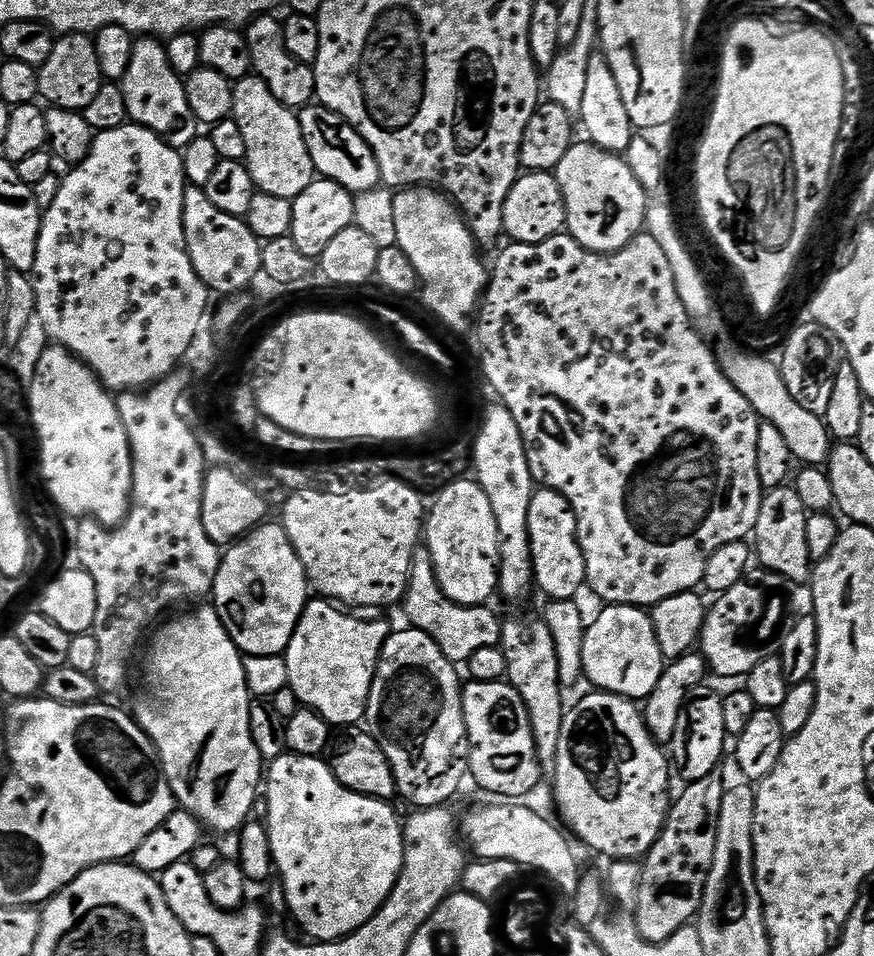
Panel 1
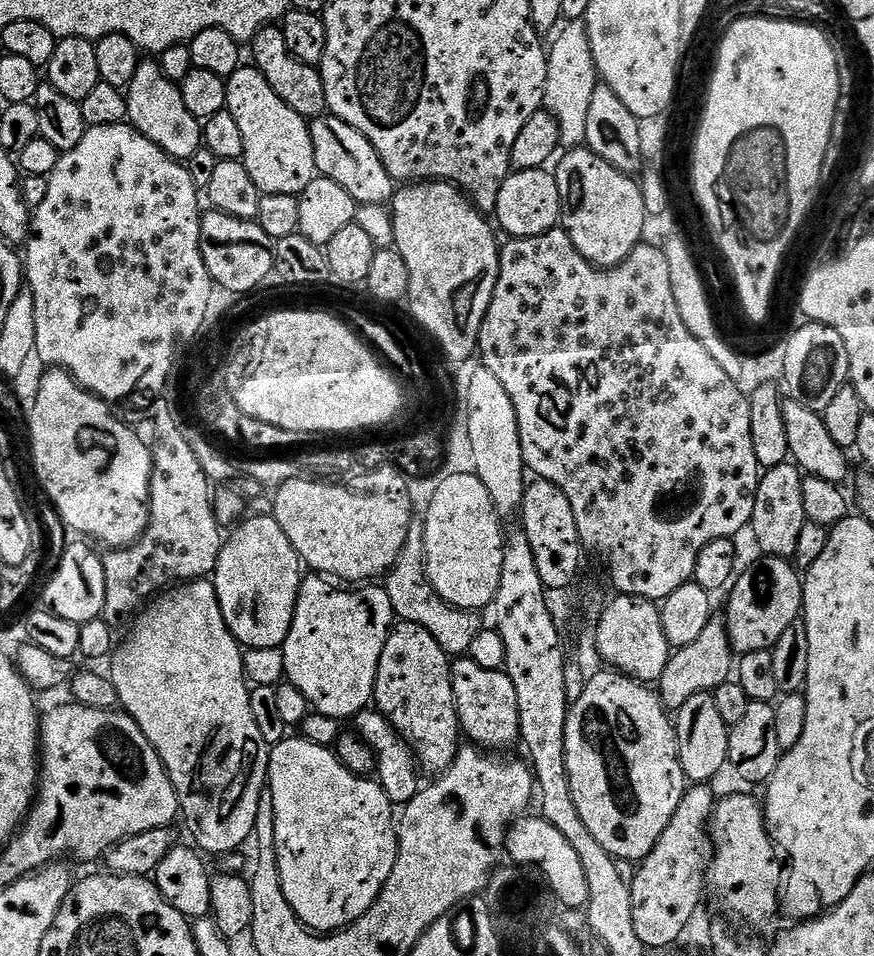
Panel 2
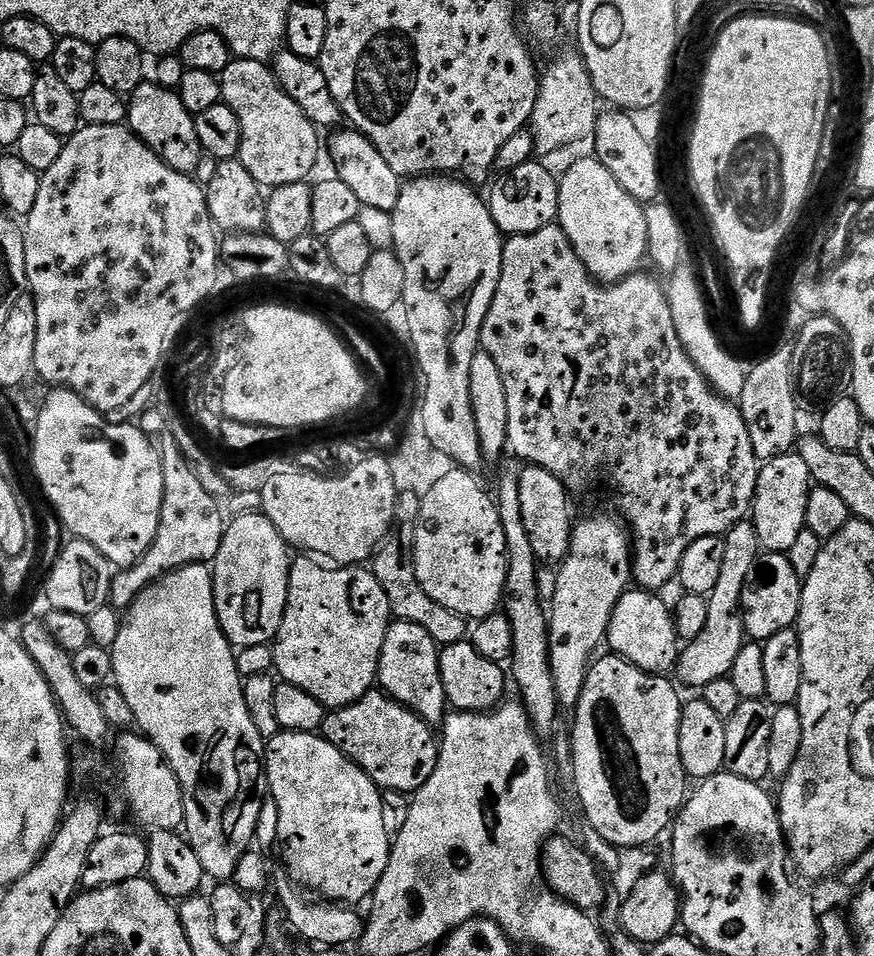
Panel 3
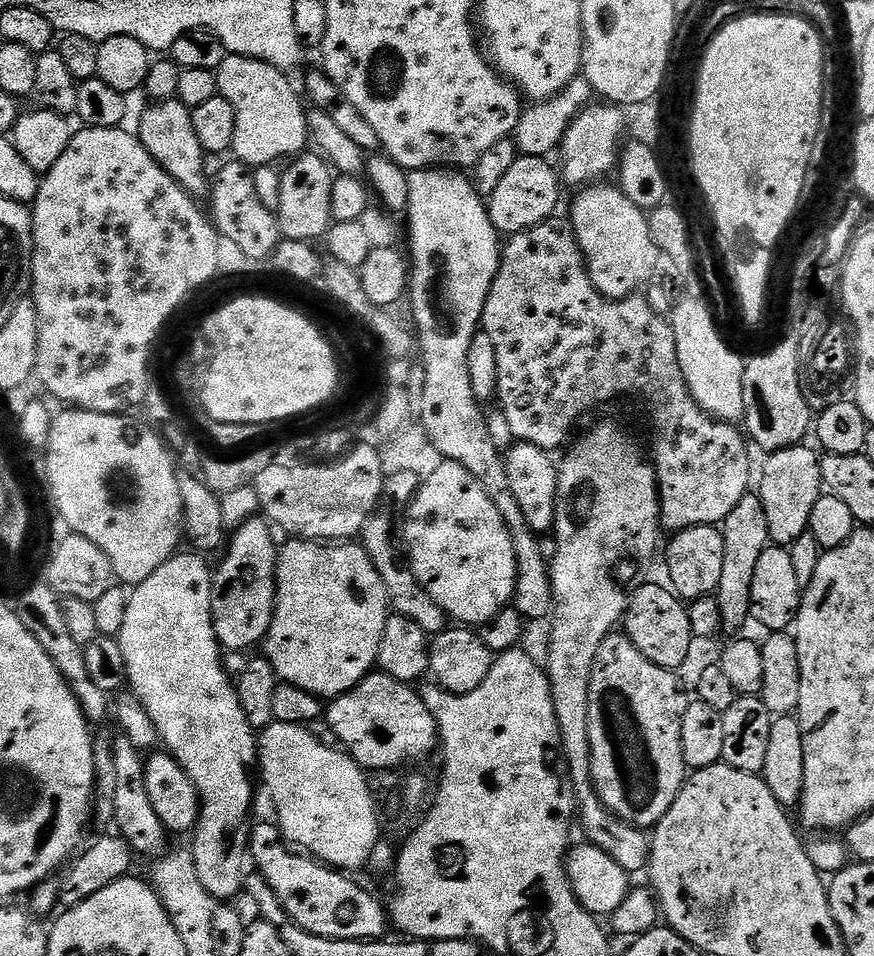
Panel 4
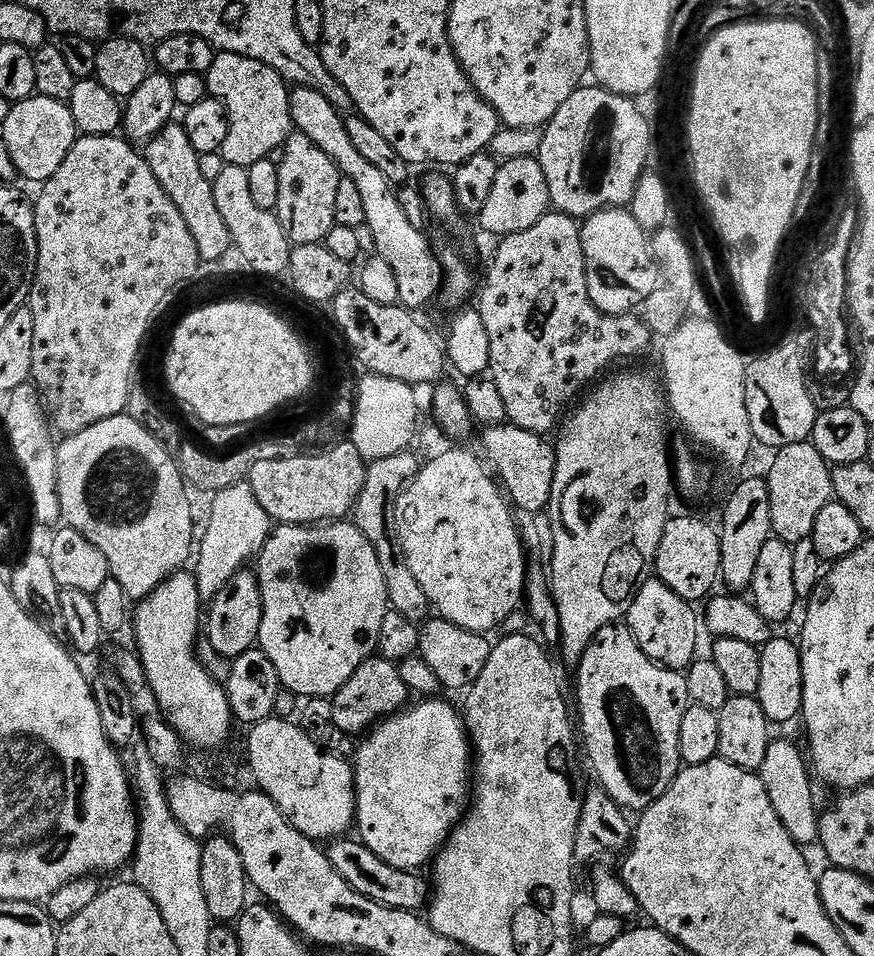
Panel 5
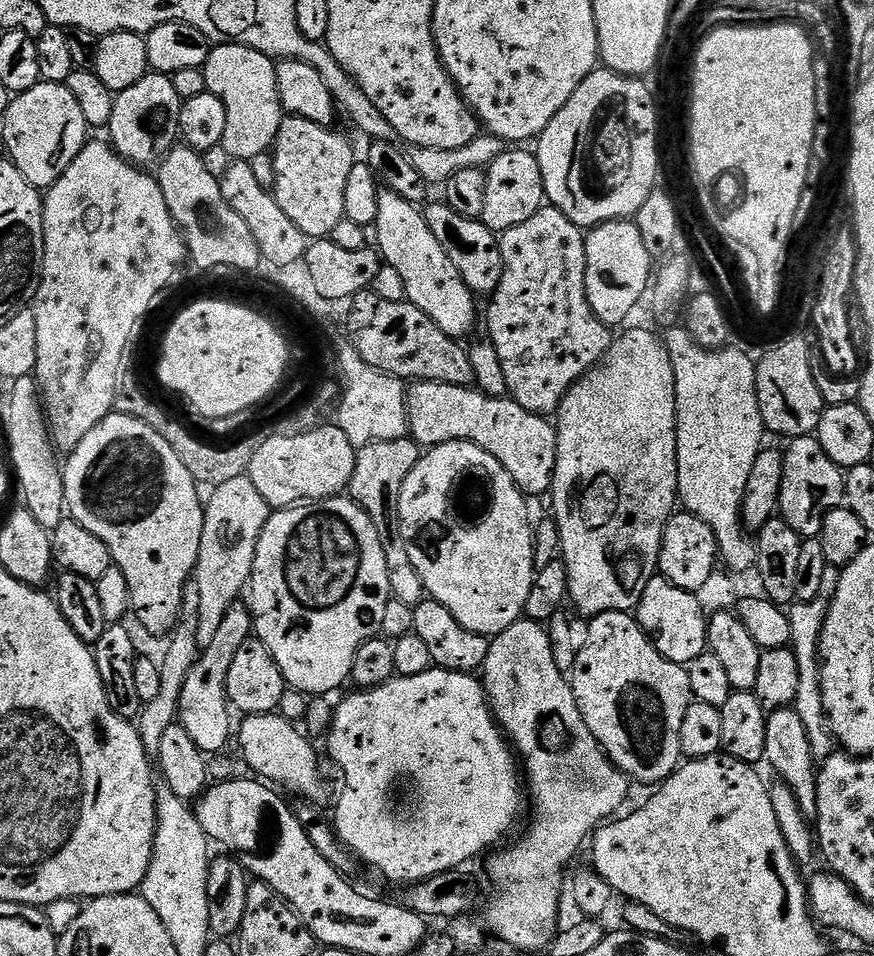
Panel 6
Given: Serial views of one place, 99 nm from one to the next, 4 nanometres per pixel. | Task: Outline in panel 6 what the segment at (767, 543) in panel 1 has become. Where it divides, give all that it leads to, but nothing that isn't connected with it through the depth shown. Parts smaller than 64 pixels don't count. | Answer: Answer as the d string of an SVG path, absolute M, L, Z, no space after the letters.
M815 435L797 436L791 441L788 449L783 449L784 469L782 470L782 484L780 492L780 502L778 509L779 519L784 520L802 538L819 537L822 530L822 522L826 522L826 514L830 510L841 507L845 503L844 499L844 477L845 469L836 465L835 462L822 450L819 440Z

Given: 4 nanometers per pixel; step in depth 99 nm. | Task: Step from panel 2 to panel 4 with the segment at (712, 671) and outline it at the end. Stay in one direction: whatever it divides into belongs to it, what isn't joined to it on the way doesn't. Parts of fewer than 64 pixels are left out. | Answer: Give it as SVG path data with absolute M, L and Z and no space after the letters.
M749 492L724 519L721 532L725 543L726 562L722 565L722 579L714 593L720 607L720 623L725 633L736 634L744 623L749 623L752 614L750 586L754 586L754 566L769 545L769 527L766 514L757 493Z

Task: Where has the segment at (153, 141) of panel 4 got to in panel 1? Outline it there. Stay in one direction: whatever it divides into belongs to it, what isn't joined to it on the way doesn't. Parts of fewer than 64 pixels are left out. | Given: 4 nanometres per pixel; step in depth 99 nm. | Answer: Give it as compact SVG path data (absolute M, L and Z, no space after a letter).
M159 39L136 40L134 54L130 54L130 67L126 69L123 80L119 81L119 86L126 94L129 121L158 134L171 148L184 149L201 131L200 121L194 118L190 102L186 102L184 80L174 66L170 66L167 47Z

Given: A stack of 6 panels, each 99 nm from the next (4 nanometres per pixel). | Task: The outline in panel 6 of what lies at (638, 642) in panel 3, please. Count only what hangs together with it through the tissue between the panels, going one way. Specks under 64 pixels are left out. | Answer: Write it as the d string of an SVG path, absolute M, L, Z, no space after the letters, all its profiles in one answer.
M662 575L653 576L646 590L642 590L634 615L662 658L670 658L670 662L686 666L708 651L708 617L704 615L696 593L674 586Z

